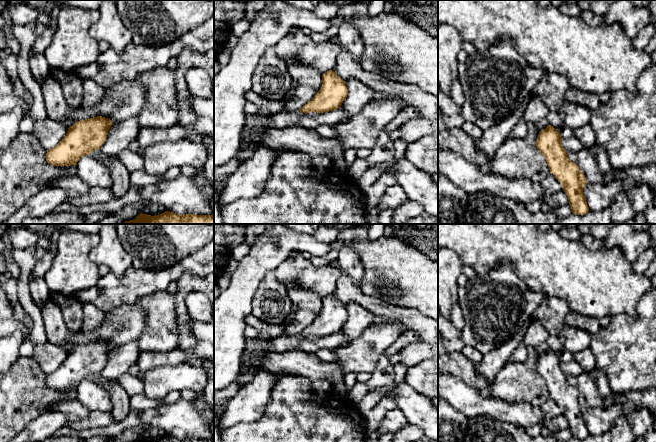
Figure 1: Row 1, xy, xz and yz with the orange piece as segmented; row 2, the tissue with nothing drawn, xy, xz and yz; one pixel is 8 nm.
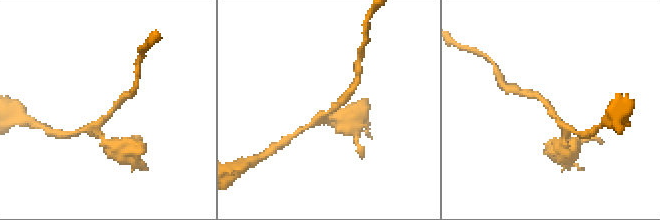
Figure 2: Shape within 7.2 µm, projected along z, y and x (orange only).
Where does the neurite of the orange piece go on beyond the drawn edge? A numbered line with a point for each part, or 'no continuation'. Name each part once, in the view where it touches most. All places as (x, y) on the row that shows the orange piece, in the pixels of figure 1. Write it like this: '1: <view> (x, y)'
no continuation

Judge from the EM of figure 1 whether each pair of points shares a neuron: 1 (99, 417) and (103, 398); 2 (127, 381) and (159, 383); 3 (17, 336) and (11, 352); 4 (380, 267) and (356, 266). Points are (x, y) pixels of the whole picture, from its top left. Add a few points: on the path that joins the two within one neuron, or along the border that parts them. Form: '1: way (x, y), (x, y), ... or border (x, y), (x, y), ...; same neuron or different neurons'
1: border (90, 410), (109, 412); different neurons
2: border (140, 376), (144, 392); different neurons
3: way (15, 340), (11, 344), (11, 348); same neuron
4: border (349, 247), (364, 269), (358, 283); different neurons

